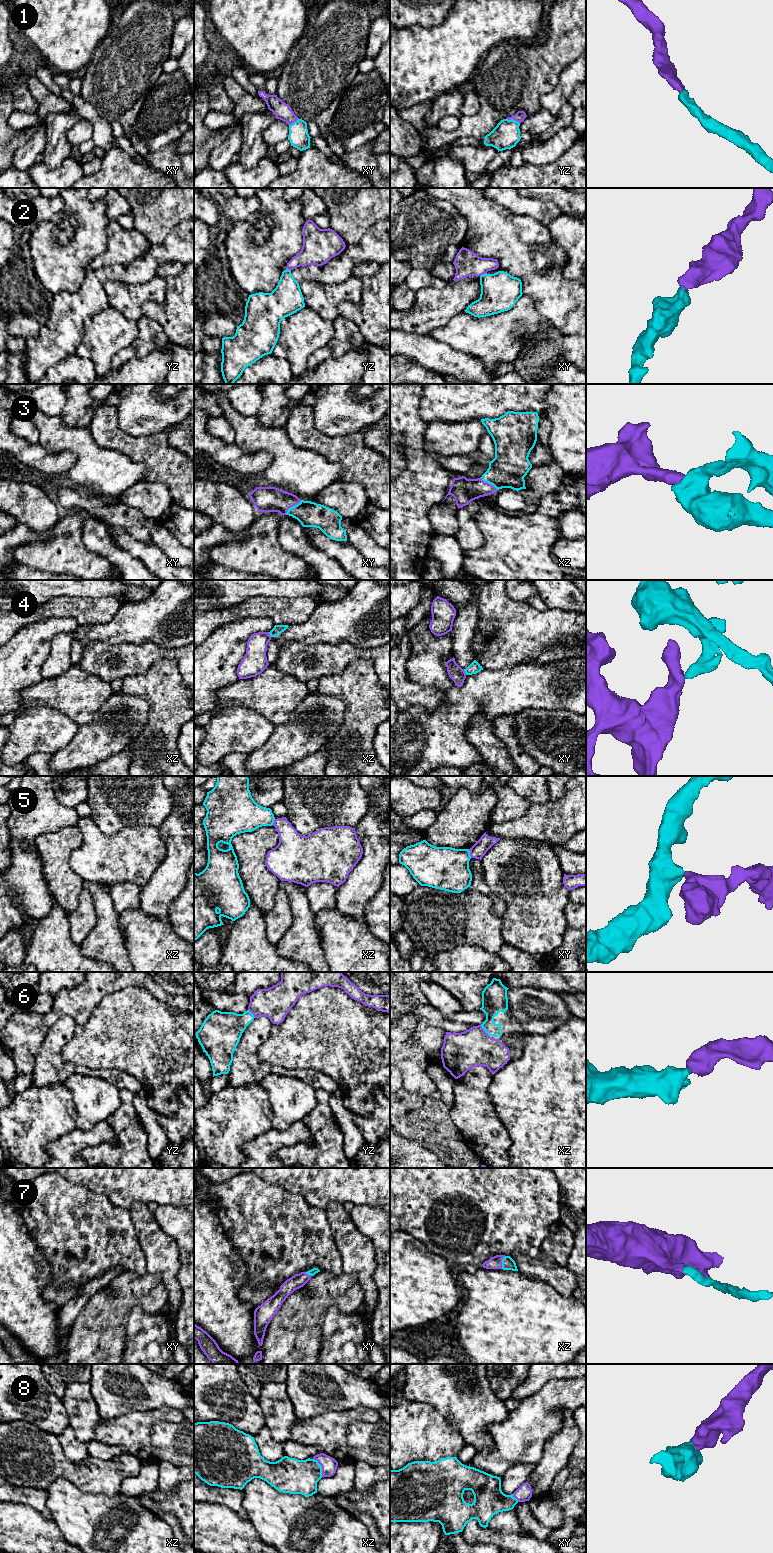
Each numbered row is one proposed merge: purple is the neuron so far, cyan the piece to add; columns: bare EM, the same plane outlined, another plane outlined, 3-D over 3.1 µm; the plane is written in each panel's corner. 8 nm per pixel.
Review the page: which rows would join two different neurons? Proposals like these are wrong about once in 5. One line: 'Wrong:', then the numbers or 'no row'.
Wrong: 2, 4, 5

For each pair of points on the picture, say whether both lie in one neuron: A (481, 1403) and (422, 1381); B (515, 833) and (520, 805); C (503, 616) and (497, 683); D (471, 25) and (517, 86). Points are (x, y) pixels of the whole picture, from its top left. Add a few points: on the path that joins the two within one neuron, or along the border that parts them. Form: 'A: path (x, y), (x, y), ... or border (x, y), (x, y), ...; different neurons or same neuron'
A: path (466, 1400), (445, 1381), (437, 1381); same neuron
B: border (530, 804), (521, 816), (495, 823); different neurons
C: border (521, 663), (495, 669), (483, 669); different neurons
D: border (512, 39), (498, 43), (476, 68); different neurons

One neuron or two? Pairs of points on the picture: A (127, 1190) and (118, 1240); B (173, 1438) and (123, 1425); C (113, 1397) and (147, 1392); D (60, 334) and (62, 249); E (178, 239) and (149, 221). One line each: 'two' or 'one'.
A: two
B: two
C: one
D: two
E: two

